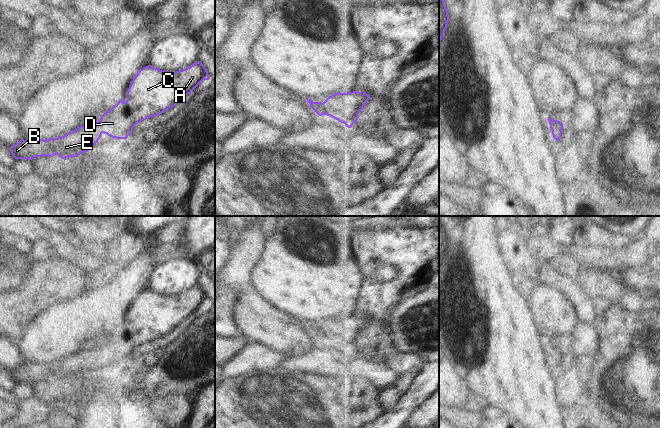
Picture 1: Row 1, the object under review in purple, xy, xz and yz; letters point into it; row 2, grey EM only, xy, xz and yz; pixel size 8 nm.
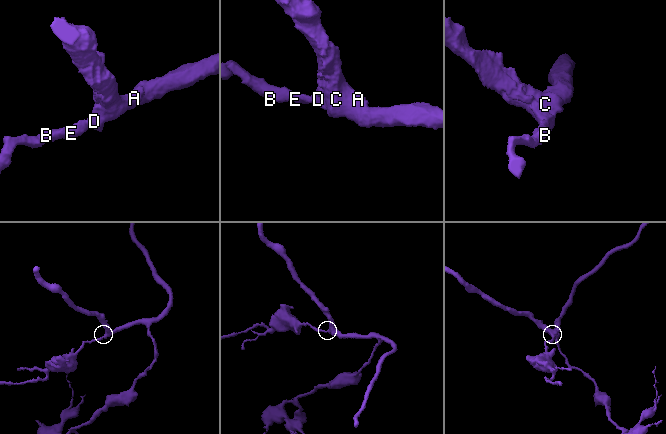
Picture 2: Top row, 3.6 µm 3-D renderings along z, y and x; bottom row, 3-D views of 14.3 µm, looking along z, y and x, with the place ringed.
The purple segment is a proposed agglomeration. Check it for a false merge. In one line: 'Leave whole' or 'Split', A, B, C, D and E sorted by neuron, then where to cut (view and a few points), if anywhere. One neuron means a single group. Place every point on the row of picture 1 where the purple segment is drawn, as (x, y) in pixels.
Leave whole. Groups: A B C D E. No split.

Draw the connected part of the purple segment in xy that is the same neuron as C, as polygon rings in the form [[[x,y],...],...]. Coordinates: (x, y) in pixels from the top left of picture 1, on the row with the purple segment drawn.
[[[199,61],[176,72],[148,65],[133,78],[127,100],[123,102],[120,99],[99,121],[89,121],[58,138],[21,139],[10,147],[11,154],[15,159],[32,160],[56,154],[66,159],[88,152],[103,133],[112,138],[127,139],[137,123],[174,107],[203,80],[209,80],[209,75]]]

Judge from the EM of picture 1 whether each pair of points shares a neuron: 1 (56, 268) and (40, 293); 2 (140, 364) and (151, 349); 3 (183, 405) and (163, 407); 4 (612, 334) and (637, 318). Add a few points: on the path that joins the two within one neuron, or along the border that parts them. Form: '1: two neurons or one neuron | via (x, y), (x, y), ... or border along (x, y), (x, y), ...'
1: one neuron | via (50, 274), (40, 284), (40, 287)
2: one neuron | via (140, 360), (147, 353)
3: one neuron | via (178, 407), (168, 407)
4: one neuron | via (618, 334), (631, 324)

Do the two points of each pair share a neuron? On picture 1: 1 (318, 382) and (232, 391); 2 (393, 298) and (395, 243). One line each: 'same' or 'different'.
1: same
2: same

